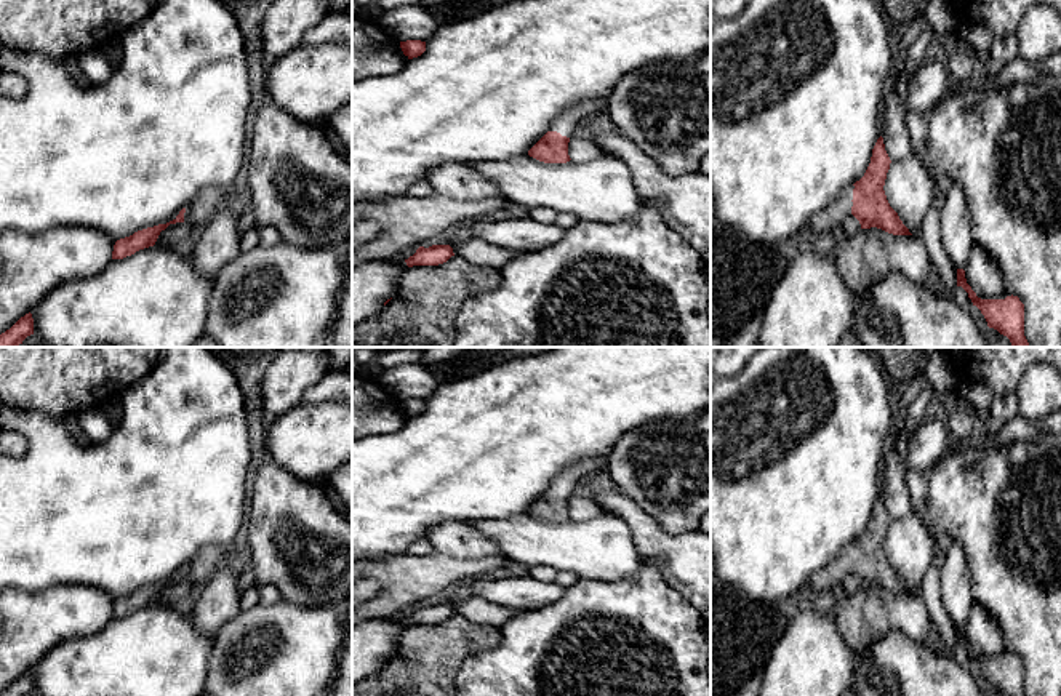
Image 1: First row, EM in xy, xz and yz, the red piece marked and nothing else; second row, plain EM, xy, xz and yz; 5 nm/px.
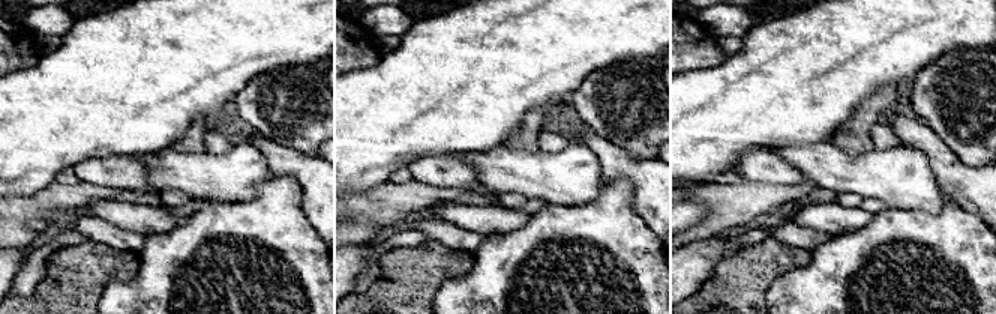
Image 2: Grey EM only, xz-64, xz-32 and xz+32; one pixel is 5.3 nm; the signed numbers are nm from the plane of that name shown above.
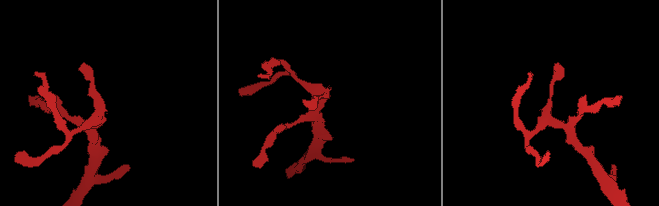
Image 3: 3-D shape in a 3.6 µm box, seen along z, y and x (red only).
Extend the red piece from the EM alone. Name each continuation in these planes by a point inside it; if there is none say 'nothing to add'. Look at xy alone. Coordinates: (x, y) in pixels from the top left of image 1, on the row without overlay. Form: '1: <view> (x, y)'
1: xy (208, 560)

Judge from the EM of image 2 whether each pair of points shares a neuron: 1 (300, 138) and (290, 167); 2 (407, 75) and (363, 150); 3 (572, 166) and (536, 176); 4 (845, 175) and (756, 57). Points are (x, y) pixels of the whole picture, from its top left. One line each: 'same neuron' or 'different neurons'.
1: different neurons
2: same neuron
3: same neuron
4: different neurons

